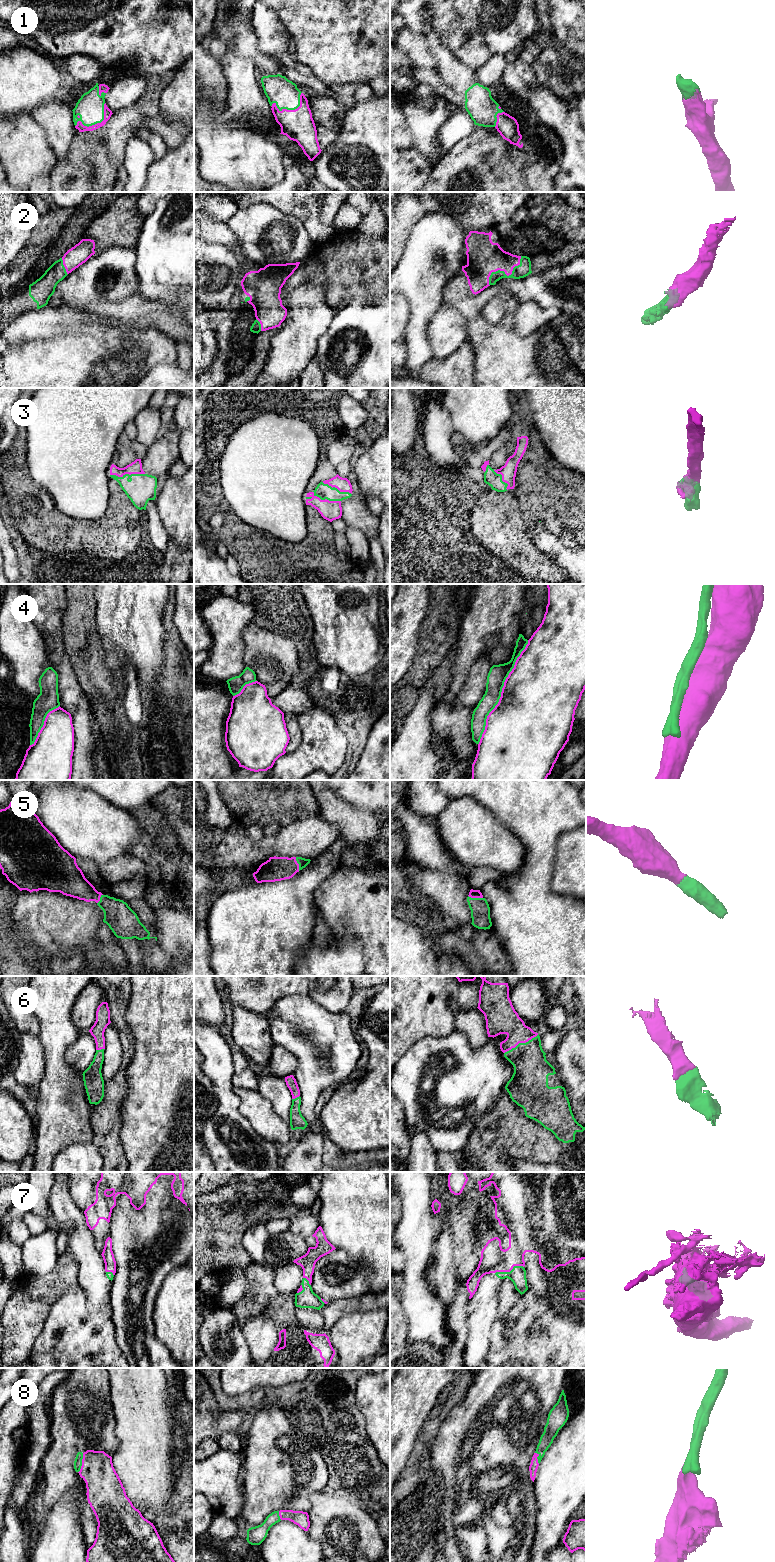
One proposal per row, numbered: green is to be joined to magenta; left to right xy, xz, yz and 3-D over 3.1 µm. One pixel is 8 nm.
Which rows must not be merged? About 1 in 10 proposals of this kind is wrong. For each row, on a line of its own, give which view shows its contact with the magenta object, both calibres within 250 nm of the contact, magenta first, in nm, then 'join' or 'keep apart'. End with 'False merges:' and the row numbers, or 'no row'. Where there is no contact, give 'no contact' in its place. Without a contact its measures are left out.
1: contact in xy; calibres 60 and 220 nm; join
2: contact in yz; calibres 280 and 110 nm; join
3: contact in xy; calibres 100 and 240 nm; join
4: contact in yz; calibres 500 and 150 nm; keep apart
5: contact in yz; calibres 60 and 160 nm; join
6: contact in yz; calibres 260 and 280 nm; join
7: contact in yz; calibres 220 and 140 nm; keep apart
8: contact in xy; calibres 280 and 60 nm; join
False merges: 4, 7

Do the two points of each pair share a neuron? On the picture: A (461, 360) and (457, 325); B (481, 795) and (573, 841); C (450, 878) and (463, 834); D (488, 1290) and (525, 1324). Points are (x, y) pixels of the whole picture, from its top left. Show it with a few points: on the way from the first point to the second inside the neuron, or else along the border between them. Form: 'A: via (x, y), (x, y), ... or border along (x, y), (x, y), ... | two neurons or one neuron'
A: border along (466, 340), (452, 353), (438, 358) | two neurons
B: border along (575, 828), (564, 831), (558, 837), (554, 858) | two neurons
C: border along (461, 873), (466, 878) | two neurons
D: border along (500, 1297), (497, 1315), (493, 1323) | two neurons

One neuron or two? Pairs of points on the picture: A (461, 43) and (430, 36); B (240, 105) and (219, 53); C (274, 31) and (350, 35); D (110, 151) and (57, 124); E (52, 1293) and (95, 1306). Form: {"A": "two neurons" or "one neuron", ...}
{"A": "two neurons", "B": "one neuron", "C": "one neuron", "D": "one neuron", "E": "two neurons"}

